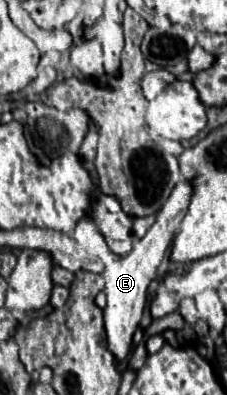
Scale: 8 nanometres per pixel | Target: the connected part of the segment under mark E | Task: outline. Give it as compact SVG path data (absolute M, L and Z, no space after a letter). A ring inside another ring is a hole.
M179 183L171 197L167 199L165 207L157 213L157 221L155 225L147 231L147 235L139 241L135 241L134 236L129 237L129 253L123 253L121 259L113 261L111 265L107 265L103 279L105 279L105 295L107 295L107 305L105 305L105 335L107 335L107 349L113 353L115 363L121 363L133 345L133 335L139 327L141 315L143 315L143 307L145 307L145 299L147 299L147 287L151 283L151 279L157 277L157 269L173 241L175 229L179 227L181 219L185 217L185 211L189 207L189 195L191 195L191 187L189 183Z

